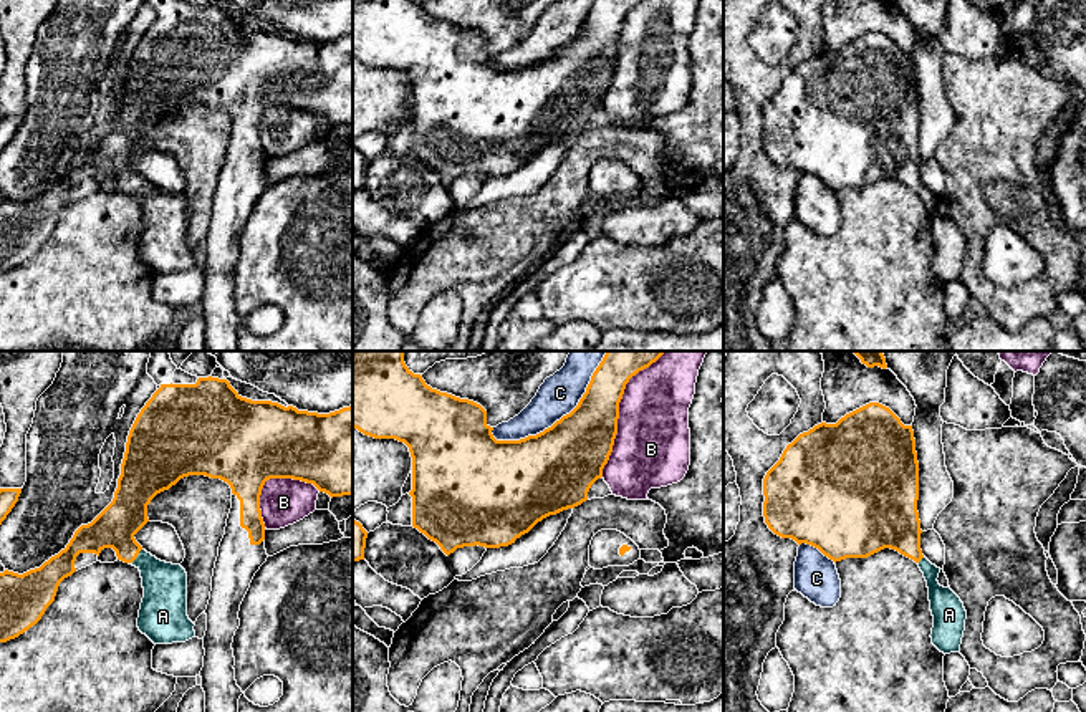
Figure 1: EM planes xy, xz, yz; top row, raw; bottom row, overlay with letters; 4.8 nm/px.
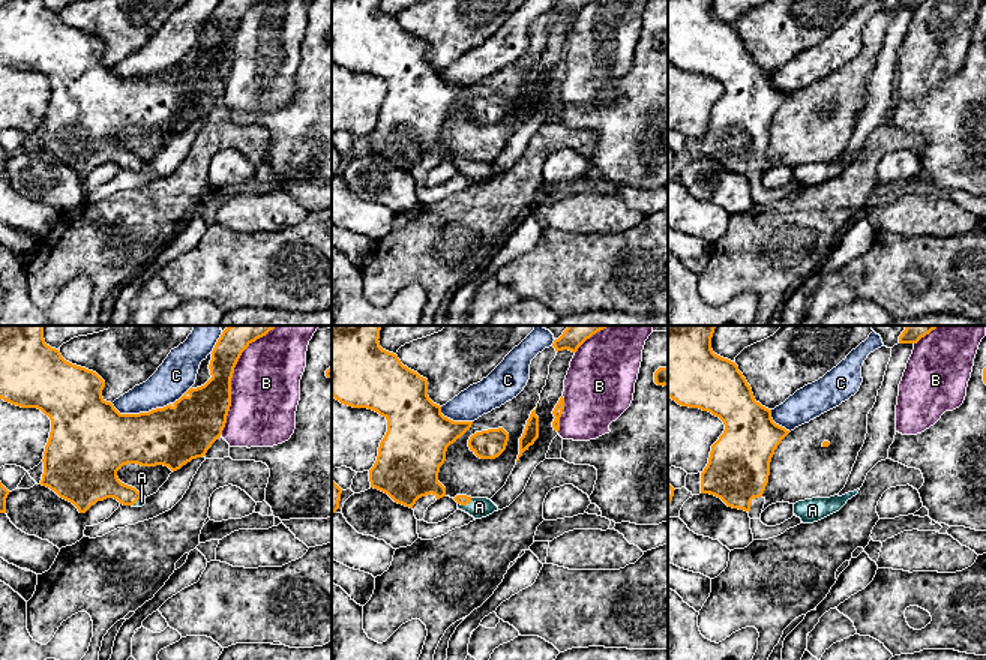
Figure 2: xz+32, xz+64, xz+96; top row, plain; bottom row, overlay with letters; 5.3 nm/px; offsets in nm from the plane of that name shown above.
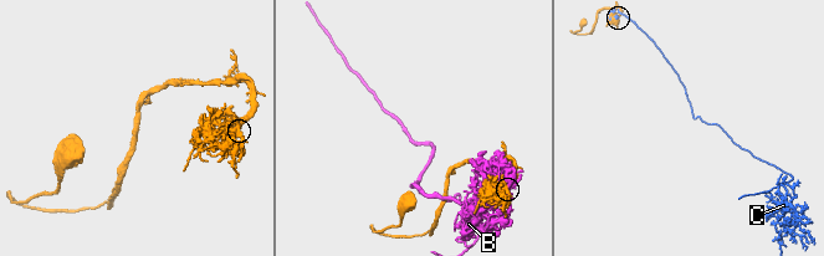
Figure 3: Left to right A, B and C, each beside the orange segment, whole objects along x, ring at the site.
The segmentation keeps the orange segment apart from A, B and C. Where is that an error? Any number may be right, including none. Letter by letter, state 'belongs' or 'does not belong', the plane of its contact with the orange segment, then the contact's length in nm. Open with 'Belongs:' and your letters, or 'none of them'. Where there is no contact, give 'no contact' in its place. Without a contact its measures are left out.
Belongs: A
A: belongs; meets orange in xy; contact 100 nm long
B: does not belong; meets orange in xz; contact 550 nm long
C: does not belong; meets orange in xz; contact 600 nm long

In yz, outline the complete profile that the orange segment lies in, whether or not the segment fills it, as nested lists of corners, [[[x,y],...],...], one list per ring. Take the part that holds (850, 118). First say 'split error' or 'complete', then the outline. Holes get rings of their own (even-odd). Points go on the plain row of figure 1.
split error; [[[869,31],[836,53],[821,51],[786,75],[763,108],[763,124],[765,152],[775,164],[811,174],[834,192],[867,187],[884,177],[914,189],[929,217],[932,273],[944,283],[960,280],[967,240],[950,217],[939,214],[940,197],[920,179],[919,91],[912,55],[904,55],[879,31]]]

